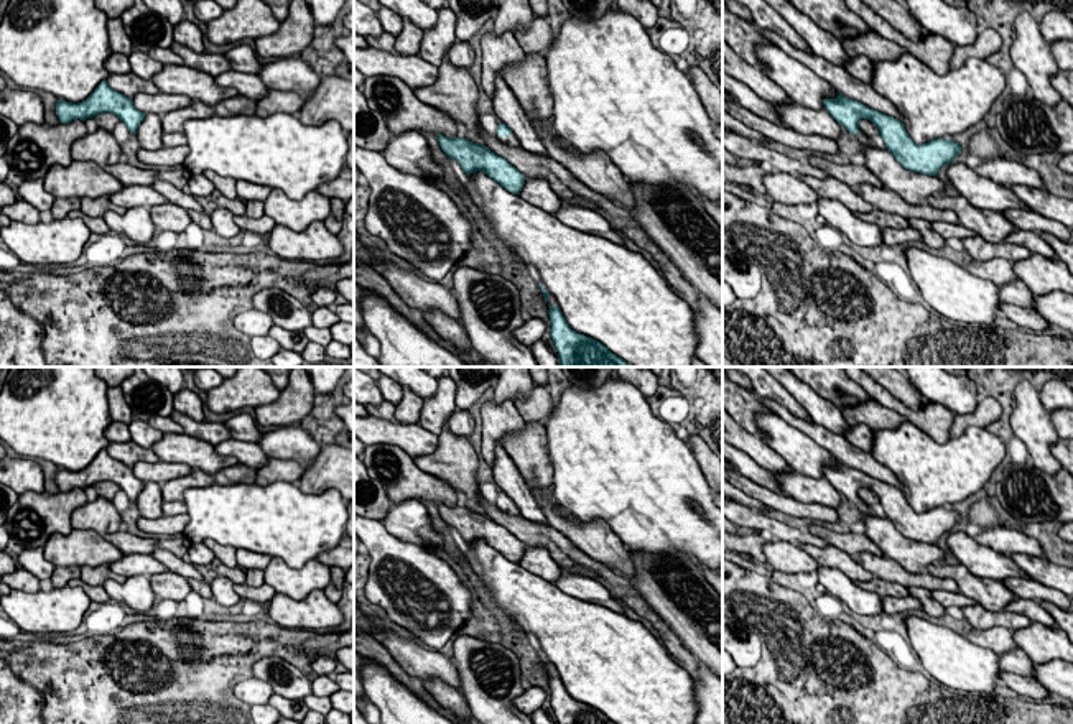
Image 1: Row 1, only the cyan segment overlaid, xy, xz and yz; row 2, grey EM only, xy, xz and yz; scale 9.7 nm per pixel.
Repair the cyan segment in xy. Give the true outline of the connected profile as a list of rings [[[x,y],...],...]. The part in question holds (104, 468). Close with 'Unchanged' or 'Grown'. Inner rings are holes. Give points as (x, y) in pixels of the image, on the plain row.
[[[102,449],[82,471],[58,469],[56,472],[56,484],[61,492],[71,492],[76,487],[84,490],[104,480],[117,484],[133,504],[145,487],[145,482],[135,477],[133,469],[110,457],[107,449]]]. Unchanged

